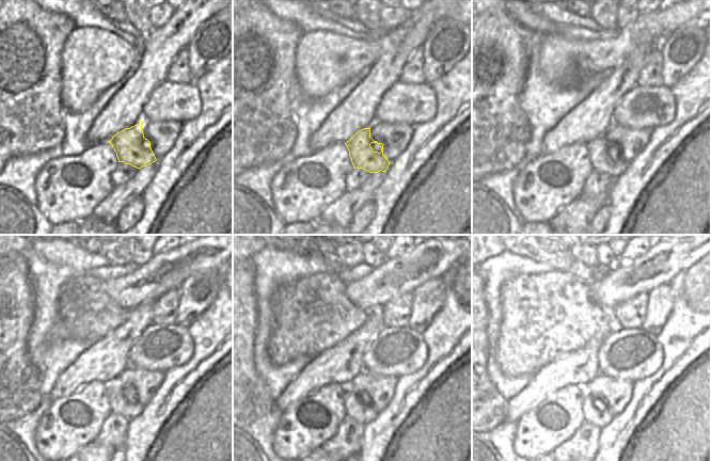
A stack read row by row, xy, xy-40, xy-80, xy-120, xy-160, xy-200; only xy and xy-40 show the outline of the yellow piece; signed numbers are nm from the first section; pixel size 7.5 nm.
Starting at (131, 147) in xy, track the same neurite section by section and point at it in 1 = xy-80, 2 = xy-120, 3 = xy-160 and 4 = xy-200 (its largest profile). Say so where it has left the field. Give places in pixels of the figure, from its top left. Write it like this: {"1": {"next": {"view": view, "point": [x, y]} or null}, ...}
{"1": {"next": {"view": "xy-80", "point": [600, 161]}}, "2": {"next": {"view": "xy-120", "point": [119, 404]}}, "3": {"next": {"view": "xy-160", "point": [354, 409]}}, "4": {"next": {"view": "xy-200", "point": [594, 411]}}}

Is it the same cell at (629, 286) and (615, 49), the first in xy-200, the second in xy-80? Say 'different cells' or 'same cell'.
same cell

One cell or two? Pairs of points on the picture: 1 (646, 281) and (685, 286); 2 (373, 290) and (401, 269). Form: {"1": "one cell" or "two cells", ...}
{"1": "two cells", "2": "one cell"}

